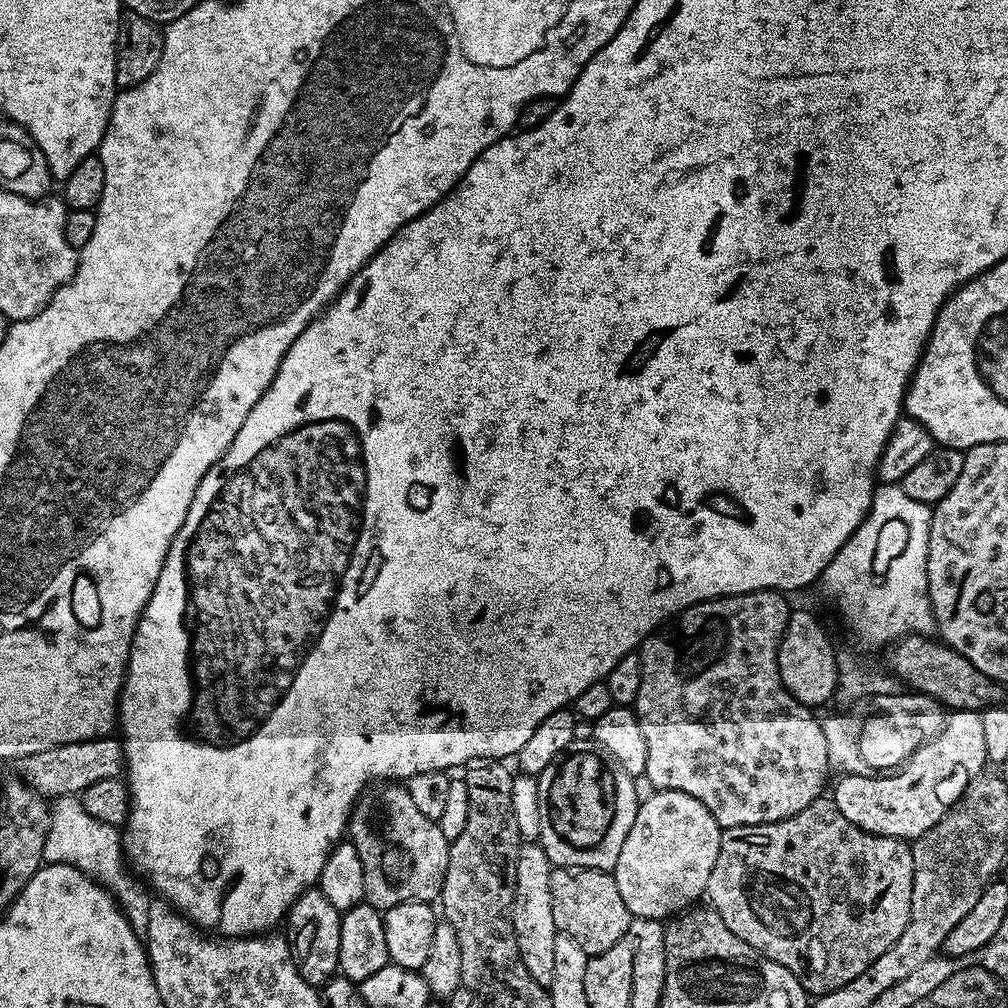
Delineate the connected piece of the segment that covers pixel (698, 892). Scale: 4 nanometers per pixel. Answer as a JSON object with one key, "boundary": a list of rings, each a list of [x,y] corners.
{"boundary":[[[658,790],[649,800],[641,802],[634,826],[630,826],[630,834],[626,834],[622,854],[618,854],[614,869],[622,902],[626,902],[626,910],[630,910],[632,917],[664,922],[693,907],[699,901],[696,899],[699,896],[701,899],[707,893],[710,870],[714,870],[714,862],[718,862],[721,831],[719,822],[710,810],[681,791]]]}

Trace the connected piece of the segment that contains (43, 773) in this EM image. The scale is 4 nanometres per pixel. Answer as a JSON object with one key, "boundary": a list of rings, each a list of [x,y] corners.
{"boundary":[[[106,735],[94,740],[54,746],[38,754],[21,756],[18,761],[19,779],[45,798],[75,796],[84,792],[86,786],[94,786],[94,782],[115,780],[121,775],[124,766],[124,750],[119,739],[112,739],[111,735]]]}

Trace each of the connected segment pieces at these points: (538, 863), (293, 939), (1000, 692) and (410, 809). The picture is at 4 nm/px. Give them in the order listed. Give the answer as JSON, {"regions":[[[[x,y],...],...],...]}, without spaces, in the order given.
{"regions":[[[[525,843],[516,863],[516,893],[512,903],[518,954],[526,965],[526,970],[530,970],[530,978],[545,986],[551,986],[554,982],[554,938],[557,931],[554,906],[550,906],[550,874],[553,867],[539,843]]],[[[319,887],[307,888],[292,904],[292,909],[286,917],[288,932],[286,939],[292,946],[292,961],[302,978],[313,986],[322,986],[327,980],[337,975],[340,963],[338,962],[338,942],[340,941],[341,913],[334,906],[330,906],[326,894],[322,894]]],[[[913,634],[901,636],[891,645],[892,669],[890,672],[901,685],[907,686],[913,692],[921,692],[934,698],[939,704],[944,705],[945,709],[958,712],[981,713],[985,708],[995,708],[1005,703],[1005,685],[982,674],[978,666],[962,658],[962,654],[958,654],[939,639],[928,639],[932,638],[924,634]]],[[[384,782],[379,786],[369,786],[360,793],[352,815],[348,817],[347,839],[358,850],[362,858],[362,874],[366,878],[364,899],[374,907],[387,910],[402,902],[423,900],[432,902],[439,897],[444,885],[444,875],[448,865],[448,846],[450,841],[442,838],[442,830],[437,821],[426,818],[416,809],[407,787],[396,782]]]]}

